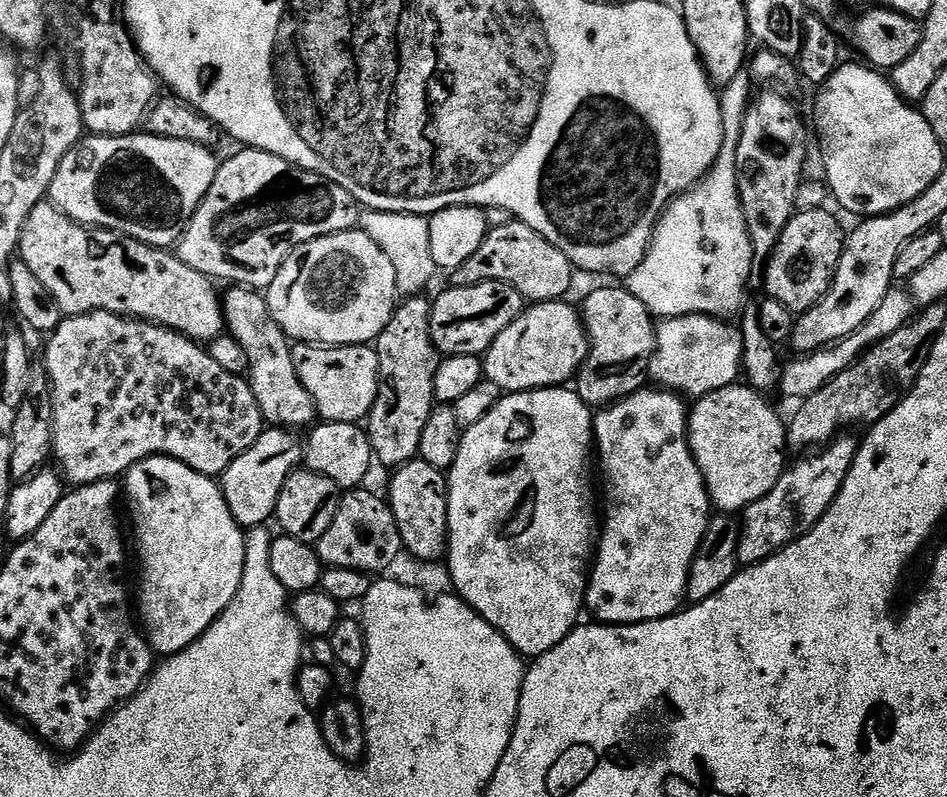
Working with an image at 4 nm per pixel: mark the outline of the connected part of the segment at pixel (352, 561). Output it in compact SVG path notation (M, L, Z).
M361 486L345 491L340 497L340 505L334 514L334 522L330 522L326 534L317 540L314 547L321 565L329 568L345 568L346 570L358 570L369 574L384 574L388 567L402 556L402 545L398 526L394 522L394 514L388 506L387 499L375 496L372 492L367 492L367 487Z

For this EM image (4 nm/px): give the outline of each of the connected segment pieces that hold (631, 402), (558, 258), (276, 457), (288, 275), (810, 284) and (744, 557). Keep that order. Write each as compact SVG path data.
M656 386L648 387L641 387L640 391L630 394L624 400L618 400L615 404L609 404L607 408L599 409L594 416L594 448L598 453L598 460L600 456L600 468L604 471L605 504L604 508L602 504L602 527L598 532L598 543L595 545L594 559L590 565L586 608L589 613L592 611L596 615L593 617L601 624L644 624L648 620L661 620L681 611L686 600L690 566L694 562L696 551L700 549L700 543L708 533L710 501L704 479L688 445L689 409L677 393L661 390Z
M512 218L509 224L500 224L489 227L484 235L482 246L462 262L452 273L451 283L455 287L474 286L478 282L493 280L494 282L506 282L514 286L524 295L525 301L543 302L546 300L564 300L567 292L572 288L572 275L574 269L570 258L558 250L542 234L538 234L530 226L526 226L521 220Z
M269 427L222 474L222 491L226 498L226 506L230 506L230 514L239 522L241 528L258 528L267 525L275 517L278 494L282 494L282 486L292 472L301 467L304 458L302 440L295 431Z
M362 231L339 232L314 238L305 244L298 244L284 259L274 282L266 289L266 299L270 314L293 341L321 346L371 345L396 312L398 293L394 266L390 258L382 254L382 246L378 246L378 242L371 240Z
M808 208L797 211L790 218L782 238L766 261L764 288L771 299L782 302L797 314L808 312L820 303L830 290L838 262L844 253L846 228L843 228L824 208Z
M841 434L831 444L823 445L817 456L804 454L801 460L793 464L791 461L778 478L774 490L744 509L739 521L740 541L736 551L736 559L741 565L751 566L778 554L797 538L811 532L812 527L828 513L856 457L857 437L848 435L852 434Z

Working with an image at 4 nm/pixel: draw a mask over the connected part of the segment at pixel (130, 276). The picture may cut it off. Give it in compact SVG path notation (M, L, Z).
M51 202L30 210L18 256L50 290L64 316L113 312L173 328L197 342L210 341L225 331L222 296L209 277L190 270L171 251L152 248L121 232L79 224Z

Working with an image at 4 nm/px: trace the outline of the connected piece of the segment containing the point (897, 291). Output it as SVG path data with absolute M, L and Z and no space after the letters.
M894 286L889 290L886 298L882 298L878 310L874 310L874 314L870 314L870 318L866 318L866 322L862 322L862 326L858 326L858 330L854 330L854 334L842 338L837 344L827 348L819 348L816 352L797 355L792 358L796 360L790 361L789 364L787 361L780 374L779 391L793 396L793 401L796 402L810 398L810 394L822 390L822 386L826 386L826 382L830 382L830 378L834 378L834 374L842 374L842 370L846 370L855 360L860 359L873 344L890 338L890 334L894 334L894 330L900 330L902 326L911 322L914 315L912 298L905 289L903 292L900 288L903 287Z

